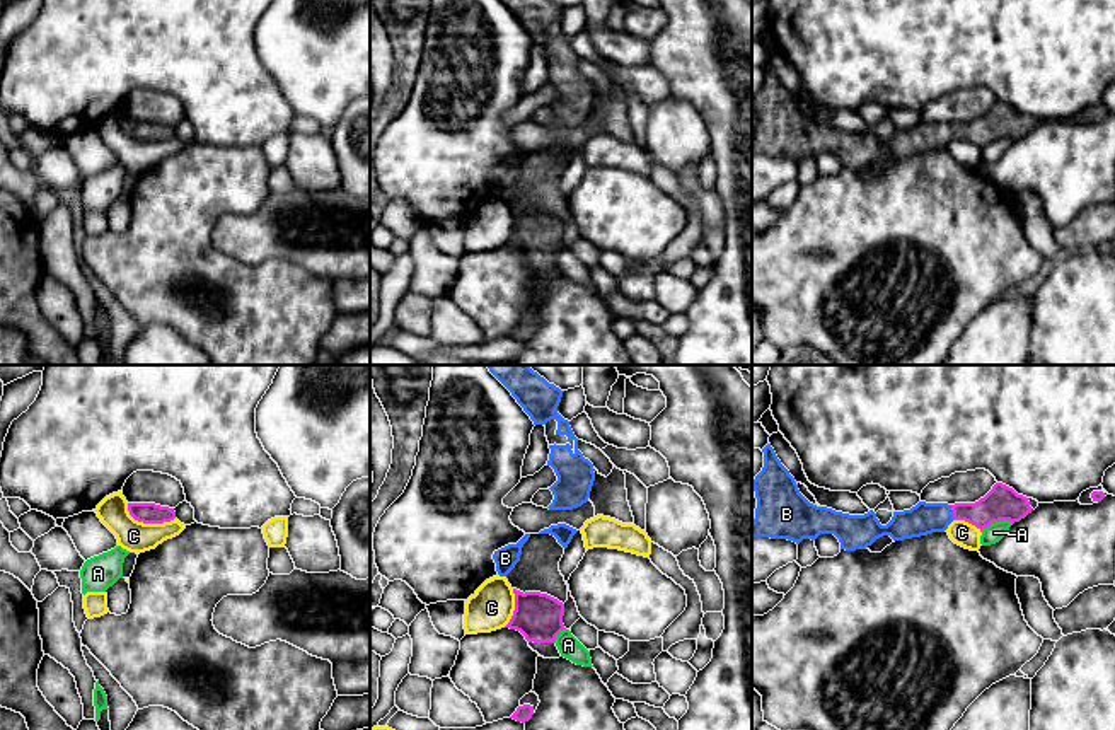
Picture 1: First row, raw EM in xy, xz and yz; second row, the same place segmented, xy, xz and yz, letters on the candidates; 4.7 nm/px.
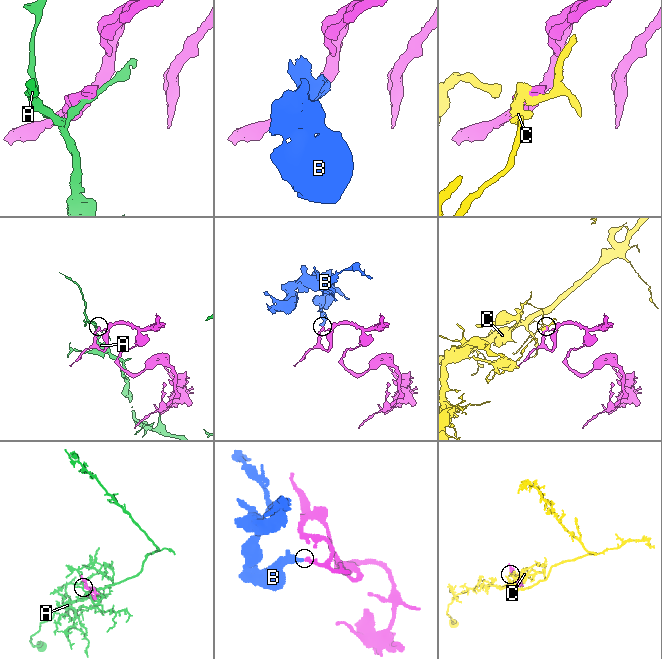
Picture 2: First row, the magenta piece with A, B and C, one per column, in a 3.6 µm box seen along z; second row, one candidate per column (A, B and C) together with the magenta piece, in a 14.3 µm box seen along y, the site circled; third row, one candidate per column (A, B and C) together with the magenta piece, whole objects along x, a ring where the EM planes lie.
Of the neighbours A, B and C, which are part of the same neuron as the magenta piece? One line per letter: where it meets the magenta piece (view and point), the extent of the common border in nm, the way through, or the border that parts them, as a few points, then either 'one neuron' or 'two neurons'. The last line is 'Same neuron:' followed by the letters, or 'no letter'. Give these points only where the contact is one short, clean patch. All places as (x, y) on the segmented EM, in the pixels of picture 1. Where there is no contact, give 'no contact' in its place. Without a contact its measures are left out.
A: meets magenta in yz at (996, 521); contact 160 nm long; border along yz (1011, 522), (991, 522), (981, 531); two neurons
B: meets magenta in yz at (952, 510); contact 80 nm long; runs through yz (1001, 504), (987, 510), (952, 510), (923, 519); one neuron
C: meets magenta in xy at (147, 522); contact 240 nm long; two neurons
Same neuron: B

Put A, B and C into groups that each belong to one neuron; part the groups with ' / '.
A / B / C

